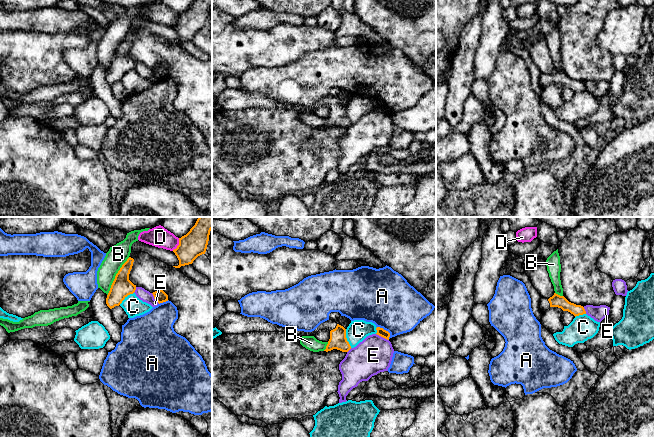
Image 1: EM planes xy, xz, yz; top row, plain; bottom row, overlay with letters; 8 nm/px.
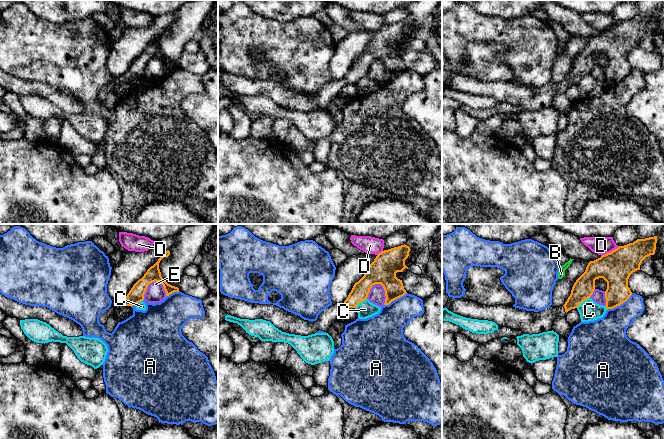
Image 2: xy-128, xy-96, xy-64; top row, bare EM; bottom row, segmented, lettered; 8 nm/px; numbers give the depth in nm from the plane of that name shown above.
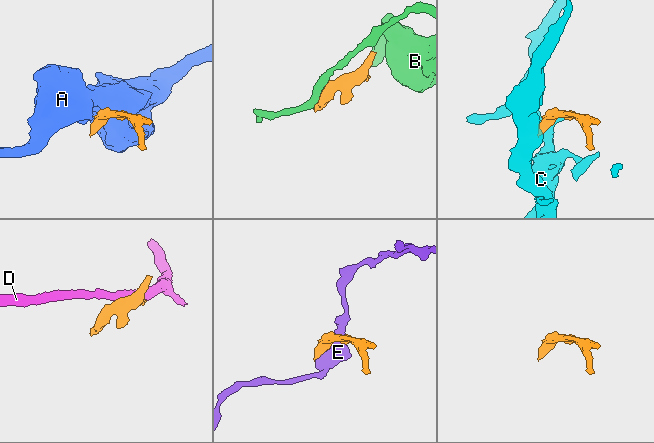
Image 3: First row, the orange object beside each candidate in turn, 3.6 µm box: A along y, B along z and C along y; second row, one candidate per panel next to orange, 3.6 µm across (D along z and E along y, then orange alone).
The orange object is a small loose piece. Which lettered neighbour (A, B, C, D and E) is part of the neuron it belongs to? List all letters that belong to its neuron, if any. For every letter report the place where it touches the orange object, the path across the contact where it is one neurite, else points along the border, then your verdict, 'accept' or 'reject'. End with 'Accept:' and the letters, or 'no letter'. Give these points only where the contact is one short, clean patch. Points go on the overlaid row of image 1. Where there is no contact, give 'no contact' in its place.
A: meets orange in xz at (385, 330); reject
B: meets orange in xy at (115, 276); border along xy (129, 257), (116, 274), (107, 295); reject
C: meets orange in xz at (346, 338); reject
D: meets orange in xy at (178, 245); reject
E: meets orange in xz at (382, 336); reject
Accept: no letter

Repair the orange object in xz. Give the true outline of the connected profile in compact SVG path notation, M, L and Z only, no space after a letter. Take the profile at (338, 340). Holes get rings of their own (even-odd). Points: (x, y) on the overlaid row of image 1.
M226 312L217 321L216 326L223 334L244 334L246 332L284 332L299 337L314 336L319 330L329 330L330 339L324 351L333 349L348 352L351 346L346 338L346 329L335 321L327 320L321 323L314 331L304 332L272 324L260 317L247 317L240 313Z

